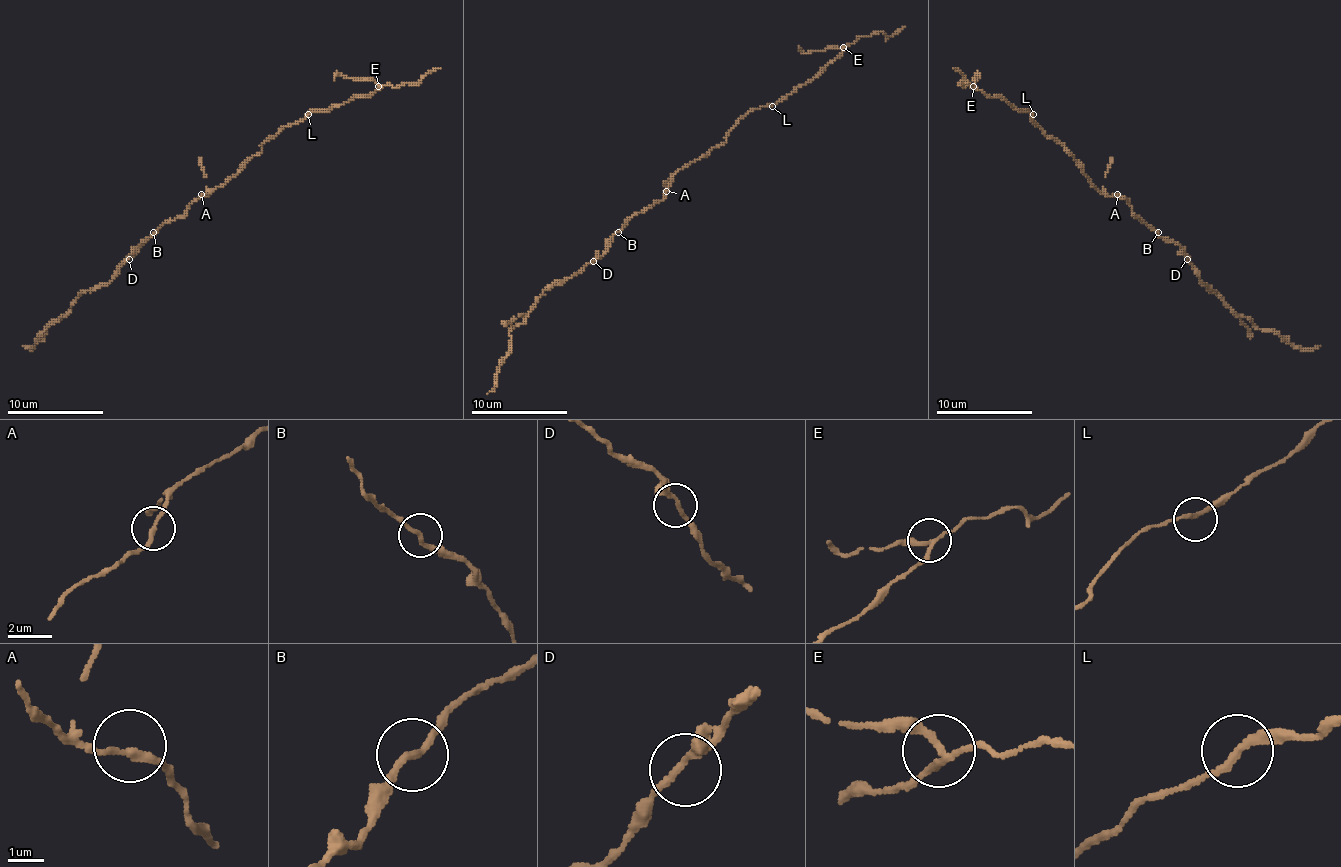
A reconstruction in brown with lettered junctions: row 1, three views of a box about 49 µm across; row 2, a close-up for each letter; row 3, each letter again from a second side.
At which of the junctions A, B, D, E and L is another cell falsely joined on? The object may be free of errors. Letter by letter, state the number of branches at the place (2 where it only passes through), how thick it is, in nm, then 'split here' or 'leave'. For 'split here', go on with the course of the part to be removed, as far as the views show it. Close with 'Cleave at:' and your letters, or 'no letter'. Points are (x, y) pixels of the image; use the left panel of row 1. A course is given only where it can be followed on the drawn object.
A: 2 | 200 nm | leave
B: 2 | 190 nm | leave
D: 2 | 190 nm | leave
E: 3 | 170 nm | split here | (378, 85), (344, 75), (334, 78)
L: 2 | 200 nm | leave
Cleave at: E

